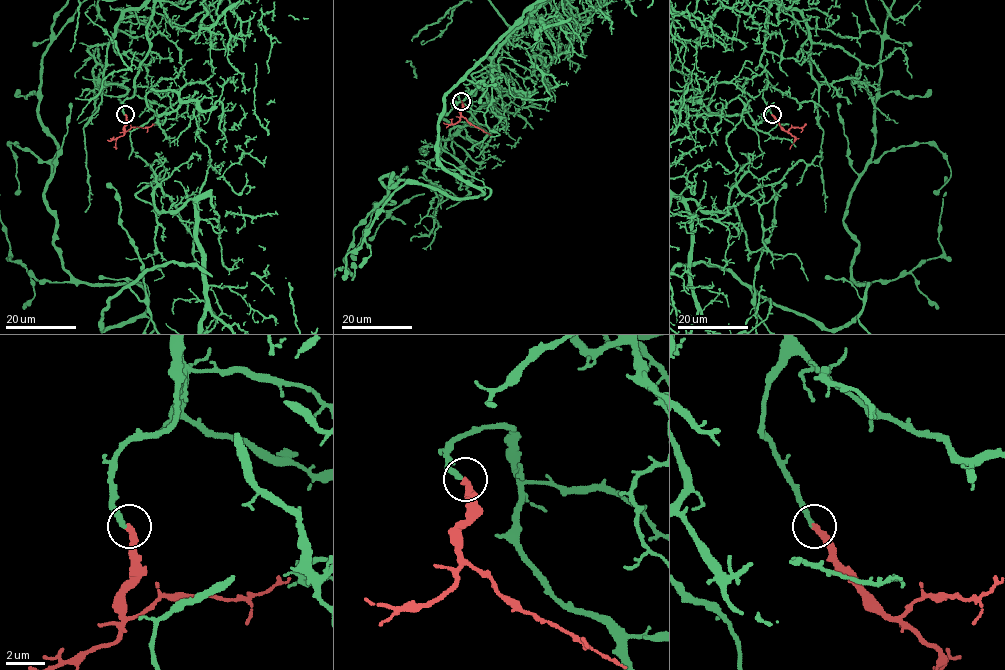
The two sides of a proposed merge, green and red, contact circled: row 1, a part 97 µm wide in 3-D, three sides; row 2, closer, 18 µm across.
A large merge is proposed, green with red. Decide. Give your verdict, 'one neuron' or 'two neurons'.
one neuron

